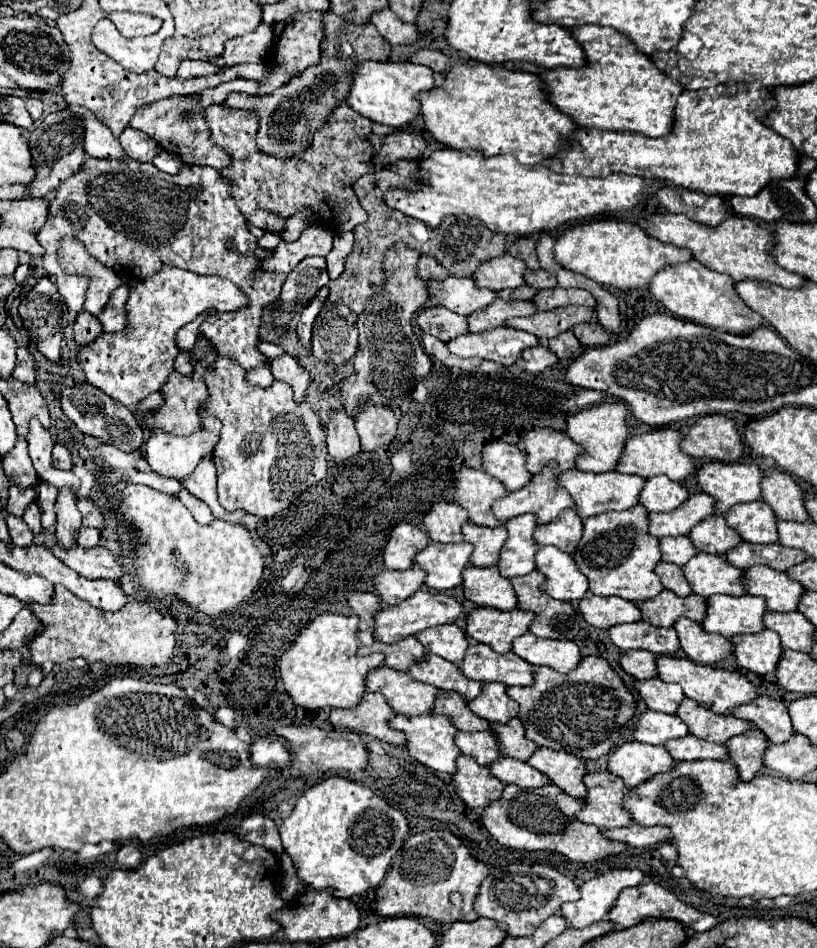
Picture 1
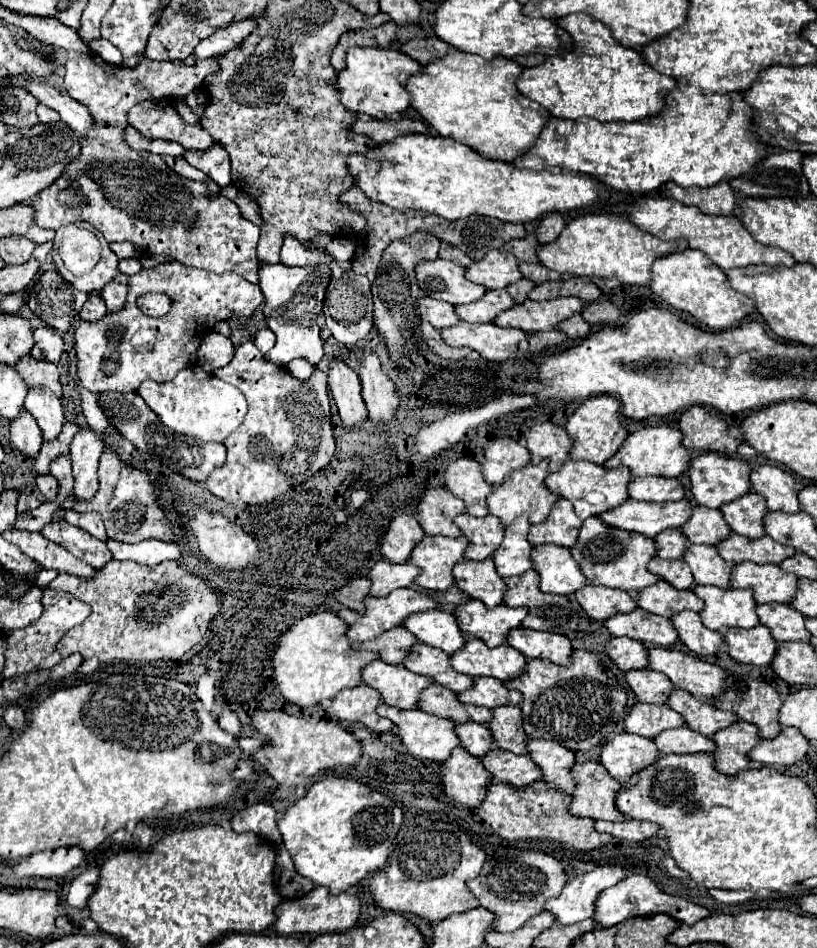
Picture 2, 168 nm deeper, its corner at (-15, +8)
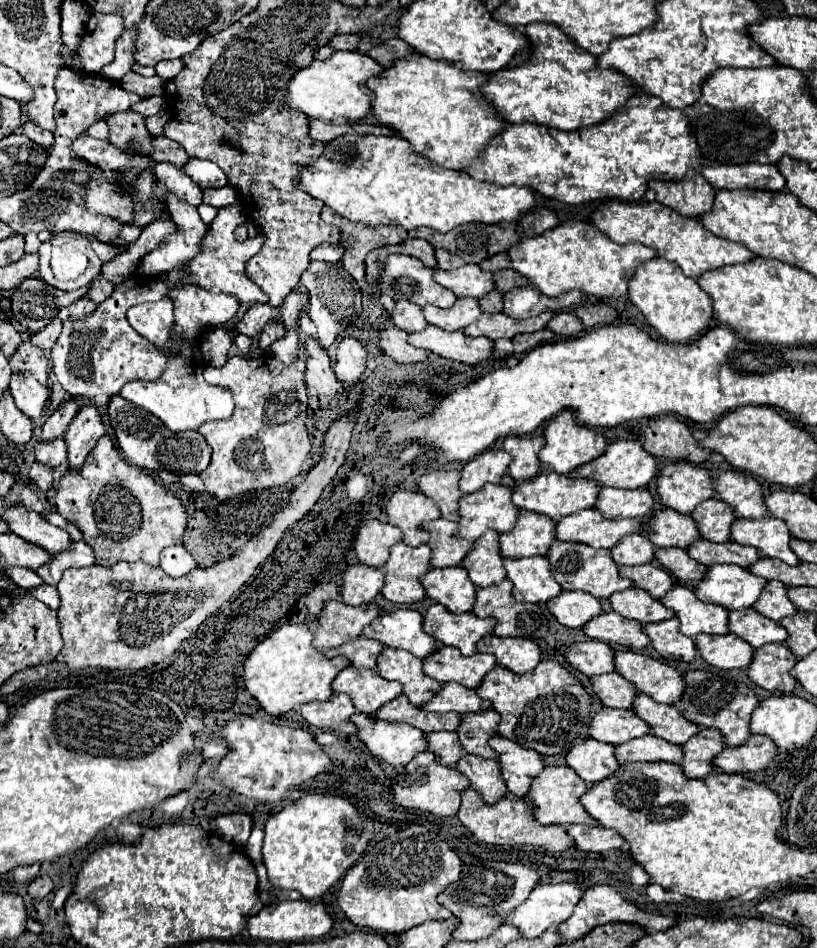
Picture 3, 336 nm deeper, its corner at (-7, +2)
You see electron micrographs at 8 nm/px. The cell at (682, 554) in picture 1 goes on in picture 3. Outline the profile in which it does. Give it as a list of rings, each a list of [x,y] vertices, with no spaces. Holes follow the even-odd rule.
[[[633,533],[633,535],[623,537],[611,549],[611,557],[619,567],[621,565],[643,565],[643,563],[653,561],[653,551],[655,551],[655,547],[647,541],[645,535]]]

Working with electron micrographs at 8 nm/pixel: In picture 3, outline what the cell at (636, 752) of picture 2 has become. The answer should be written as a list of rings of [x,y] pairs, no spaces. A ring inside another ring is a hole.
[[[583,741],[573,745],[565,753],[565,765],[571,767],[585,783],[597,783],[603,777],[609,777],[619,761],[615,761],[615,747],[603,745],[601,741]]]

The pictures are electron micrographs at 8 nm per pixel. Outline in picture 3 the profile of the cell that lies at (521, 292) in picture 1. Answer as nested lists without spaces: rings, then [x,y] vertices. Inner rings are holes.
[[[495,291],[487,293],[485,297],[481,297],[481,299],[479,299],[479,305],[481,305],[483,313],[497,313],[497,311],[501,311],[501,297],[503,297],[503,295],[499,295],[499,293],[495,293]]]

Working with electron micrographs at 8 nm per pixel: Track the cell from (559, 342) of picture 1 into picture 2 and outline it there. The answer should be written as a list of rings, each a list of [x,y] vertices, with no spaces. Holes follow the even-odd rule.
[[[573,315],[571,319],[559,323],[559,331],[563,331],[571,341],[581,341],[591,335],[591,327],[583,321],[581,315]]]

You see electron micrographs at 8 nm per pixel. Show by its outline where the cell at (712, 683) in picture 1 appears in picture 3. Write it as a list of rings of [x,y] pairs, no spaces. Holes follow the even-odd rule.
[[[617,651],[615,671],[657,703],[679,705],[679,697],[683,697],[683,675],[663,661],[633,651]]]

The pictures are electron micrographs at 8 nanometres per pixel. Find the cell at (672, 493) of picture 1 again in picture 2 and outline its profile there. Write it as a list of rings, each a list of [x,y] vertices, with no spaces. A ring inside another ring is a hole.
[[[635,477],[629,483],[629,495],[637,501],[681,501],[685,487],[673,477]]]

